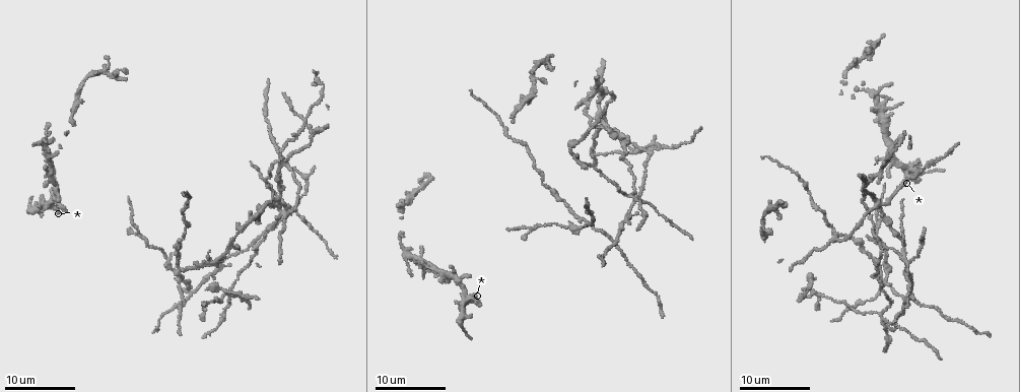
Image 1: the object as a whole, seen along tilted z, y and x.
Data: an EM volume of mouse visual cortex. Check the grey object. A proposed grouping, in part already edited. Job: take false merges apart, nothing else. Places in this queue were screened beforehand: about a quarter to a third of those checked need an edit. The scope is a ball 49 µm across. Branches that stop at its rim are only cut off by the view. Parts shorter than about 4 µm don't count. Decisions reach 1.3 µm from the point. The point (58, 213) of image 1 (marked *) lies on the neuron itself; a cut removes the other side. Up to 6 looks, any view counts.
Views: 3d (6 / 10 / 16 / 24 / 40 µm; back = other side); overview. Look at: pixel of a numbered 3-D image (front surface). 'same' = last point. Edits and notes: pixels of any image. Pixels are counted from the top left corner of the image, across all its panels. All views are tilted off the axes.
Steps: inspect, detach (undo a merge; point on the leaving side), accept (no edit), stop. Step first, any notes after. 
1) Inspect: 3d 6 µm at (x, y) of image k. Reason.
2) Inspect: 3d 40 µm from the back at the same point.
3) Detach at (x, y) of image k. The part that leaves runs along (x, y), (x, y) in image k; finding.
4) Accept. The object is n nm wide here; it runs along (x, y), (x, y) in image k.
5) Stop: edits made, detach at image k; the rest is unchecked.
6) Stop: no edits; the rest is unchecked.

Inspect: 3d 16 µm at (458, 280) of image 1. Arms part here.

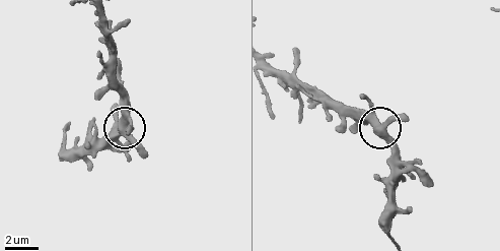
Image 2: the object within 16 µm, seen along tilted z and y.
Inspect: 3d 6 µm at (381, 126) of image 2.

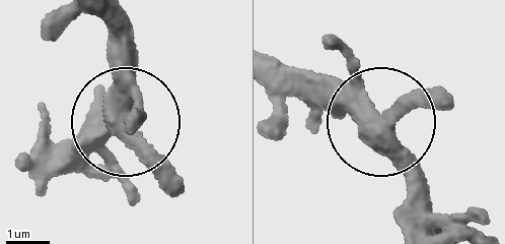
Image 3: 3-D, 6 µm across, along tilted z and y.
Accept. The side arm is 35 µm long; one neuron here.

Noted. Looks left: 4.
Inspect: 3d 10 µm at (613, 238) of image 1. Three-way junction.

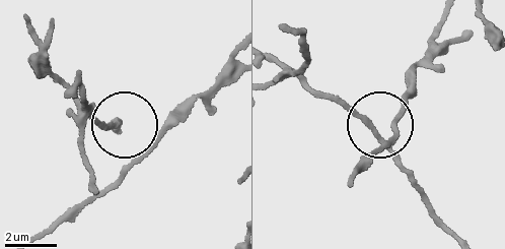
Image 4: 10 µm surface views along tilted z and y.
Accept. All the same neuron.

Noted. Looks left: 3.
Inspect: 3d 16 µm at (180, 275) of image 1. Four or more arms meet.

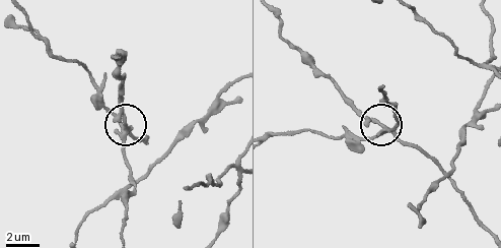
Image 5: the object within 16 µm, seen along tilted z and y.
Detach at (112, 112) of image 5. The object is 230 nm wide here; the part that leaves runs along (122, 133), (86, 68), (55, 56), (31, 28), (27, 14) in image 5; two neurons meet here.

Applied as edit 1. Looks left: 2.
Stop: edits made, detach at image 5; the rest is unchecked.

